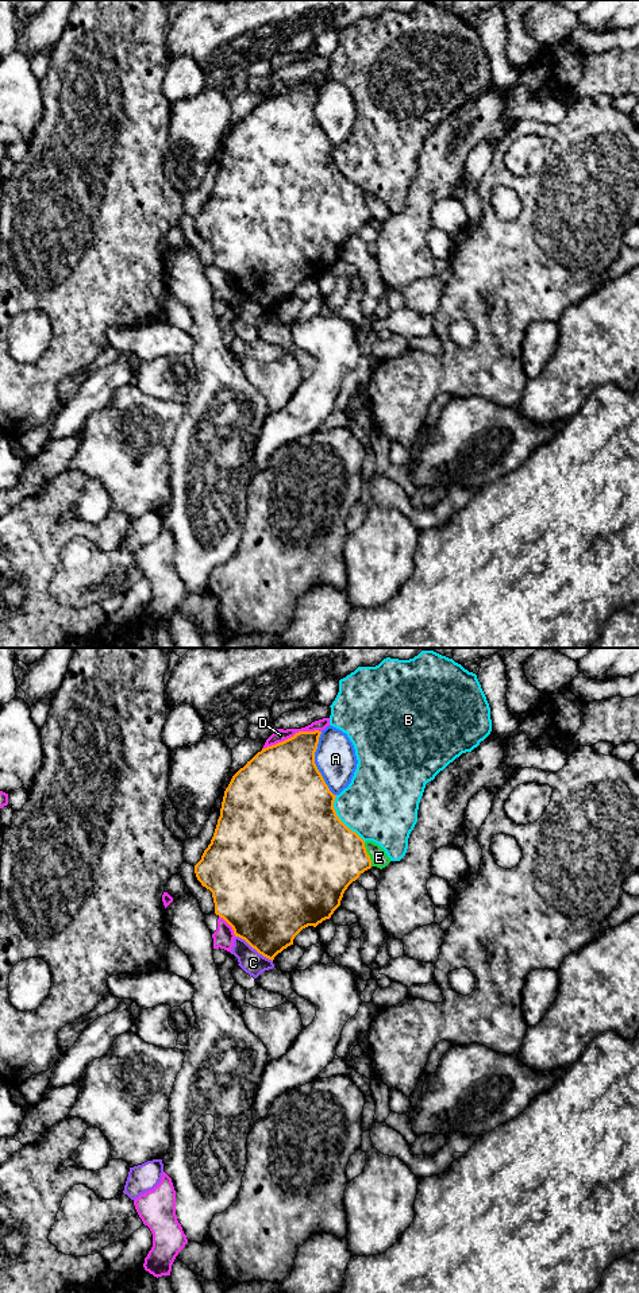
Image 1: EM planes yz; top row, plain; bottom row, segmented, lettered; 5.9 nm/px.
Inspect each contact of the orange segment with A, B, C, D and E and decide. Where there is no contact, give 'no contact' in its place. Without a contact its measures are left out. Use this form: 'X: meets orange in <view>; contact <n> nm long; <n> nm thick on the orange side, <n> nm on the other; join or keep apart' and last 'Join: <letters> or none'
A: meets orange in yz; contact 400 nm long; 500 nm thick on the orange side, 240 nm on the other; keep apart
B: meets orange in yz; contact 340 nm long; 500 nm thick on the orange side, 440 nm on the other; keep apart
C: meets orange in yz; contact 280 nm long; 460 nm thick on the orange side, 140 nm on the other; keep apart
D: meets orange in yz; contact 360 nm long; 420 nm thick on the orange side, 80 nm on the other; keep apart
E: meets orange in yz; contact 150 nm long; 440 nm thick on the orange side, 100 nm on the other; keep apart
Join: none

